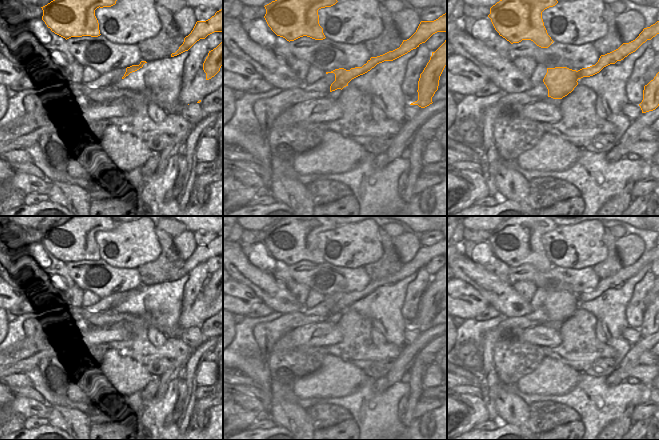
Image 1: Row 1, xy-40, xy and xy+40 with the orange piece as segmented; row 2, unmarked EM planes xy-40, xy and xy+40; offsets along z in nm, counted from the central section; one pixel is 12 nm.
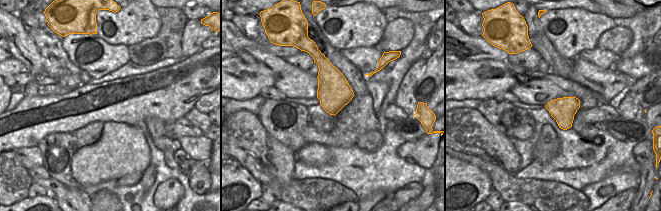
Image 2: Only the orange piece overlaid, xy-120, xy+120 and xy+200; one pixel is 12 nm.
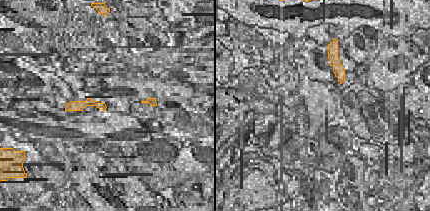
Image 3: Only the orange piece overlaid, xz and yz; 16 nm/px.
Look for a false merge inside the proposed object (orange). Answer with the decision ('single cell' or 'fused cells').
fused cells

